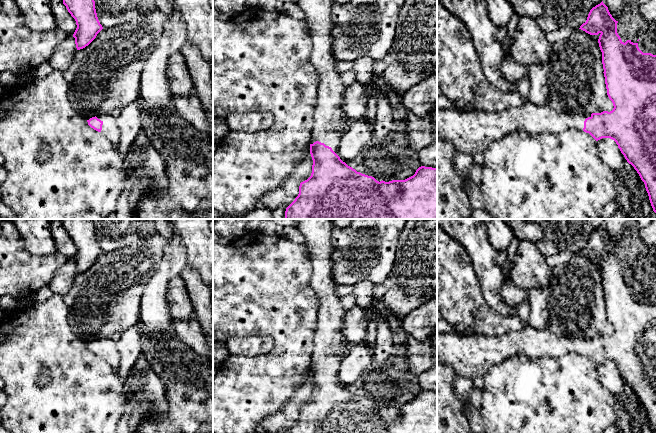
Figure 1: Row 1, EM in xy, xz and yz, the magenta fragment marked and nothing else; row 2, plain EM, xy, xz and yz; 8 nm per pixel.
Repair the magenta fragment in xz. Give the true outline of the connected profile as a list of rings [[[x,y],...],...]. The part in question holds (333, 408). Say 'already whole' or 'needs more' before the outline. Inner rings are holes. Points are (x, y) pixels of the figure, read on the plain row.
needs more; [[[300,219],[298,230],[305,237],[305,245],[309,251],[309,258],[313,267],[311,287],[319,299],[317,312],[317,328],[314,333],[314,350],[310,366],[310,378],[313,384],[311,400],[300,407],[299,418],[286,433],[437,433],[437,392],[419,391],[415,398],[405,404],[389,406],[377,405],[374,401],[357,396],[339,381],[342,357],[349,353],[347,341],[343,335],[343,320],[346,310],[341,304],[341,297],[337,294],[338,283],[332,277],[331,245],[332,230],[337,227],[348,227],[353,219]]]

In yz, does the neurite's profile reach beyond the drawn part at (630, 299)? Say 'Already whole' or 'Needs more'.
Needs more

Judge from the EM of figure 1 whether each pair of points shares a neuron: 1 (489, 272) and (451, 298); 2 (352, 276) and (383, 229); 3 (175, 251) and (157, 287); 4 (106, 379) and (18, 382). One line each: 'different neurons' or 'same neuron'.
1: different neurons
2: same neuron
3: same neuron
4: same neuron

